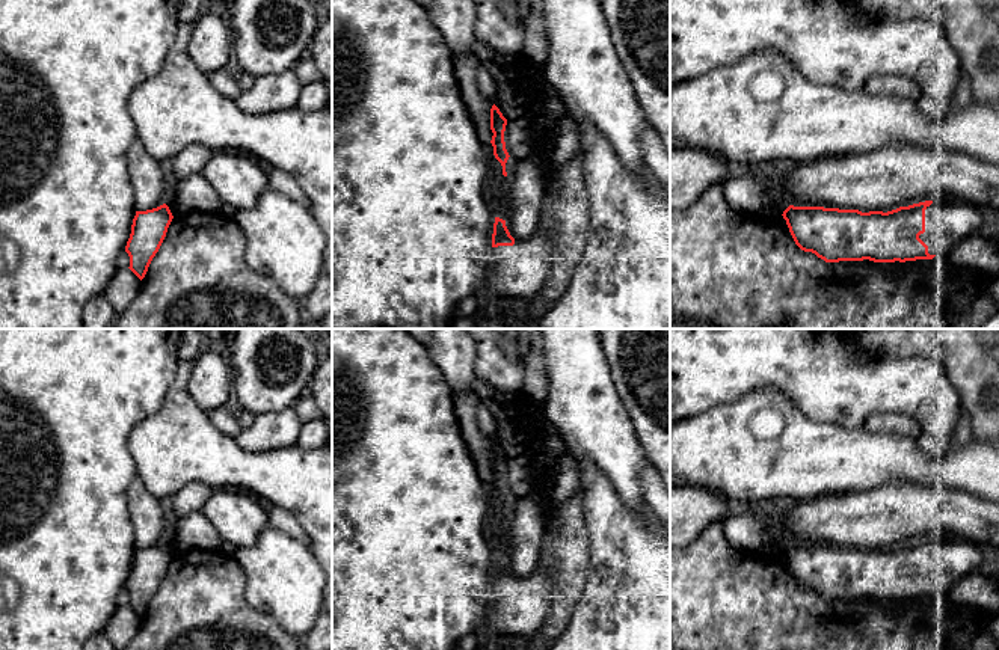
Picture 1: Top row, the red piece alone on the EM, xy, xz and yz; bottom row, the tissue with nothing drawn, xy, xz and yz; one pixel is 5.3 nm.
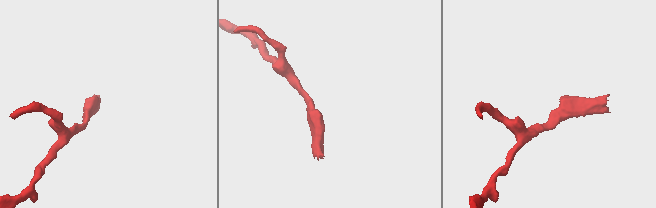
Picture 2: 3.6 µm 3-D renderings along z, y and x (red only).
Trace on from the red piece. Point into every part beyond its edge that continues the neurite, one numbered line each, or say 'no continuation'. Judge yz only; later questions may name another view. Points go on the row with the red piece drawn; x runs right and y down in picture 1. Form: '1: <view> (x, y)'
1: yz (946, 220)

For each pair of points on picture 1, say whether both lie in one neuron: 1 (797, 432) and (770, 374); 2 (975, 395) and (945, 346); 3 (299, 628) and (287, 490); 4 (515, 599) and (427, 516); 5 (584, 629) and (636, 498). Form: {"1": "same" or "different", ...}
{"1": "different", "2": "same", "3": "different", "4": "different", "5": "different"}

